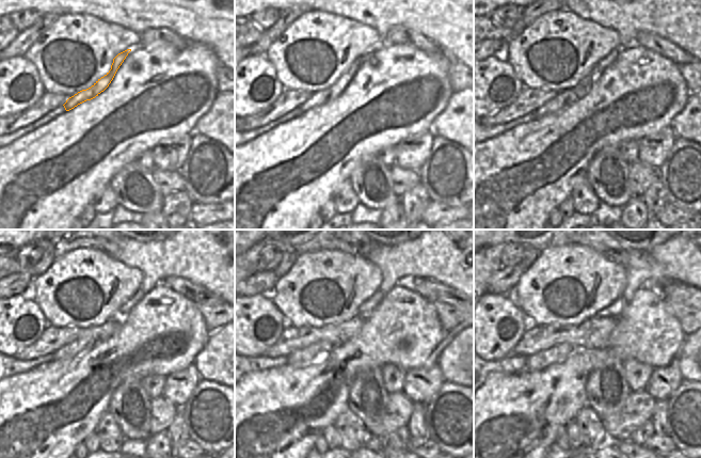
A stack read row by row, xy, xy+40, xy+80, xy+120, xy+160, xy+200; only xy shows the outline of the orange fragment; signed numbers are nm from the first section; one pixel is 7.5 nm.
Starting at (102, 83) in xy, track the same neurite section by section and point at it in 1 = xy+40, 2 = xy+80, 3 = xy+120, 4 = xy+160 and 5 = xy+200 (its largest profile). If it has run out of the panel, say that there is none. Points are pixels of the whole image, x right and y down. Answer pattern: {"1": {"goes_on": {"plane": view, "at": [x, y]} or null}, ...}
{"1": {"goes_on": {"plane": "xy+40", "at": [320, 97]}}, "2": {"goes_on": {"plane": "xy+80", "at": [564, 98]}}, "3": {"goes_on": {"plane": "xy+120", "at": [77, 347]}}, "4": {"goes_on": {"plane": "xy+160", "at": [304, 357]}}, "5": {"goes_on": {"plane": "xy+200", "at": [539, 361]}}}

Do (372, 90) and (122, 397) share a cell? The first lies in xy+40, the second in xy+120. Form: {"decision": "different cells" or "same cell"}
{"decision": "different cells"}

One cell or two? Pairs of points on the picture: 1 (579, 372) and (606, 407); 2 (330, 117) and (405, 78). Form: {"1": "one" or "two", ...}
{"1": "two", "2": "one"}

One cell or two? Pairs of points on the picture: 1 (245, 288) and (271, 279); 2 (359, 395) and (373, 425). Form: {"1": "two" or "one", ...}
{"1": "one", "2": "one"}

